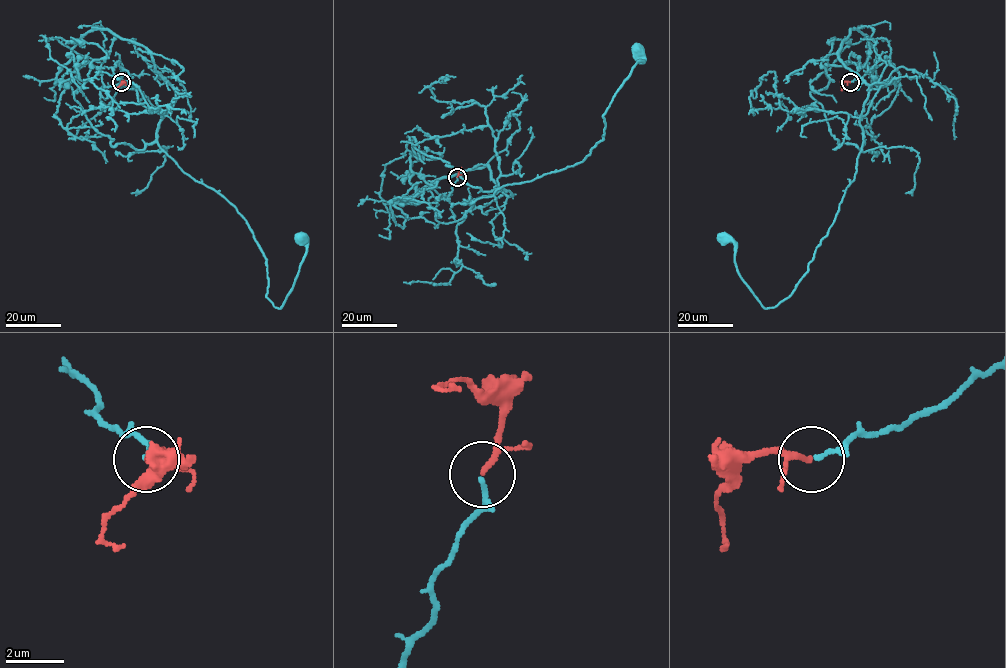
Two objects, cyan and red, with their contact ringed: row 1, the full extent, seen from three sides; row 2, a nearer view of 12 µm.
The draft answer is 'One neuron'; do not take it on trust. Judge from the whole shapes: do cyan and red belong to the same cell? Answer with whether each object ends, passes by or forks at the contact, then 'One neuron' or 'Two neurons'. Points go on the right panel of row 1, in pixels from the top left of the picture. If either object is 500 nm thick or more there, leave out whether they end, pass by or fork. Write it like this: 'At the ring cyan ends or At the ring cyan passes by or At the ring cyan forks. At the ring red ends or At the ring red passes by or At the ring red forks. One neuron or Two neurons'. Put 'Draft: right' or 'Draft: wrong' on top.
Draft: right
At the ring cyan ends. At the ring red passes by. One neuron

